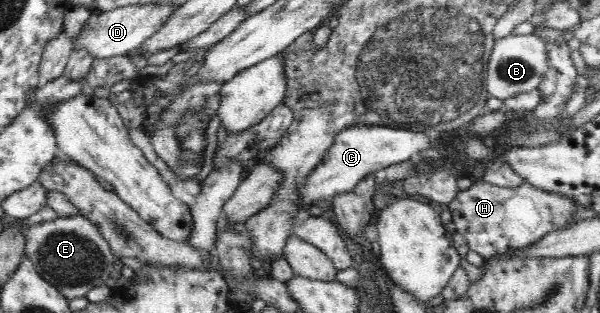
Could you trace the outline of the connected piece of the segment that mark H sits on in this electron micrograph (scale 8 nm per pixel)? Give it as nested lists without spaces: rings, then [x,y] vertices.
[[[483,179],[459,191],[448,203],[448,209],[449,219],[456,225],[456,231],[466,238],[470,250],[488,259],[507,249],[527,247],[545,233],[571,225],[574,222],[571,213],[577,209],[577,204],[567,196],[547,193],[525,181],[519,187],[508,188]]]

